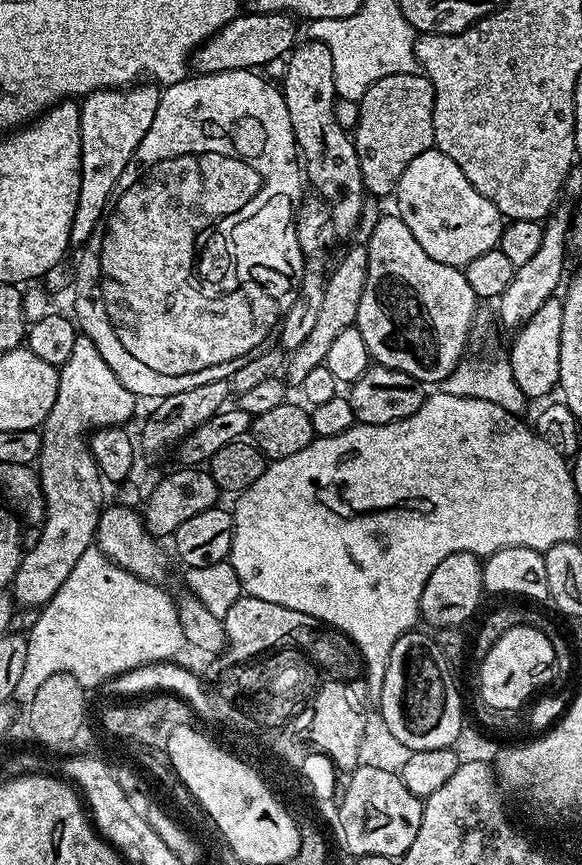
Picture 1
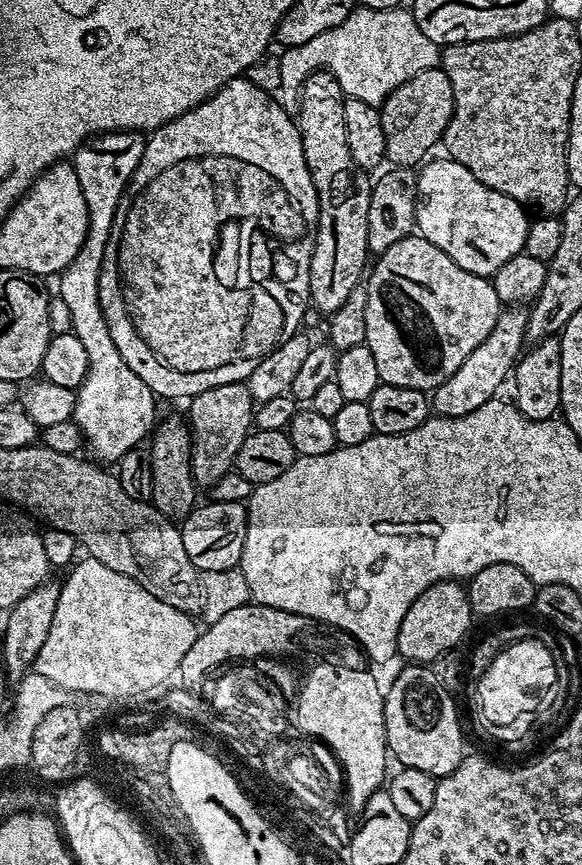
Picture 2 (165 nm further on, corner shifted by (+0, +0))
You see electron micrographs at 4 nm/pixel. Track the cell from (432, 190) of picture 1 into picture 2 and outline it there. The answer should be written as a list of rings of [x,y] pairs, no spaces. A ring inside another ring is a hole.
[[[451,158],[443,159],[429,159],[419,169],[416,177],[415,231],[434,242],[434,246],[458,262],[462,270],[490,278],[503,263],[510,262],[510,258],[524,251],[529,213],[514,198],[478,182],[466,166]]]

